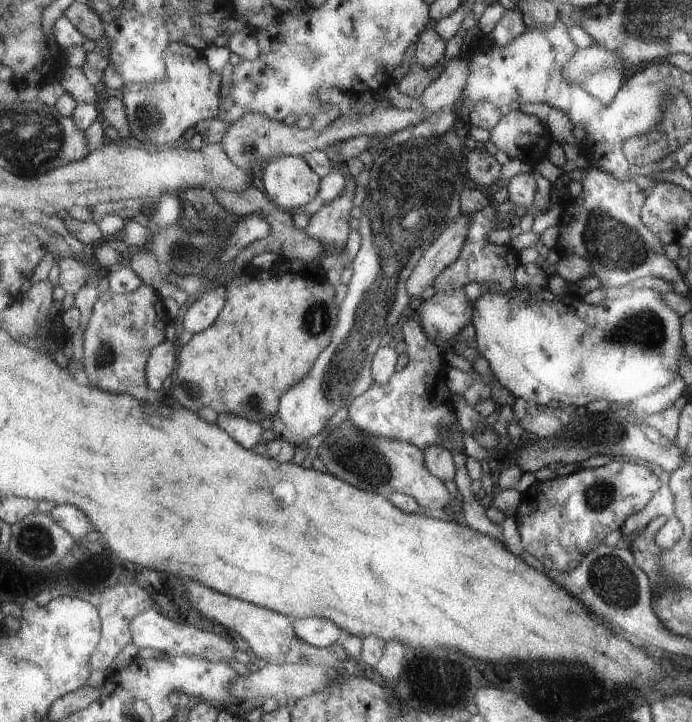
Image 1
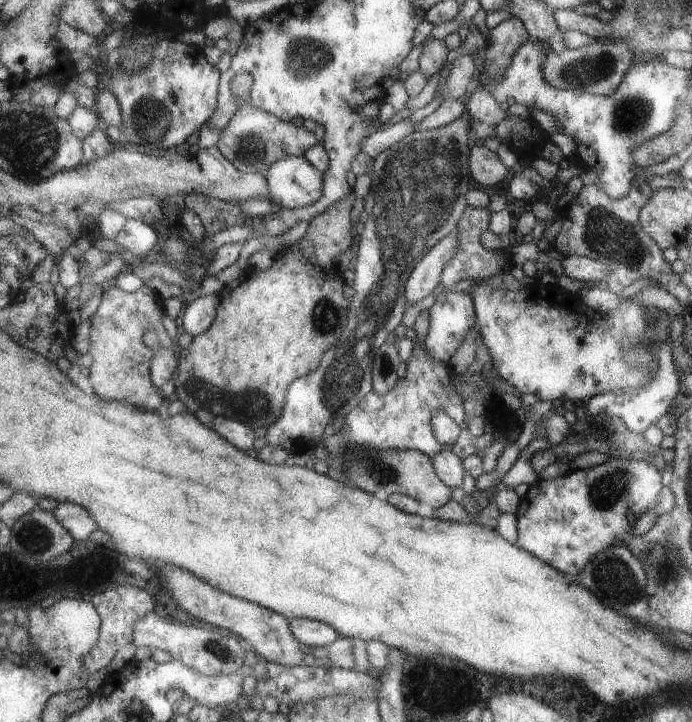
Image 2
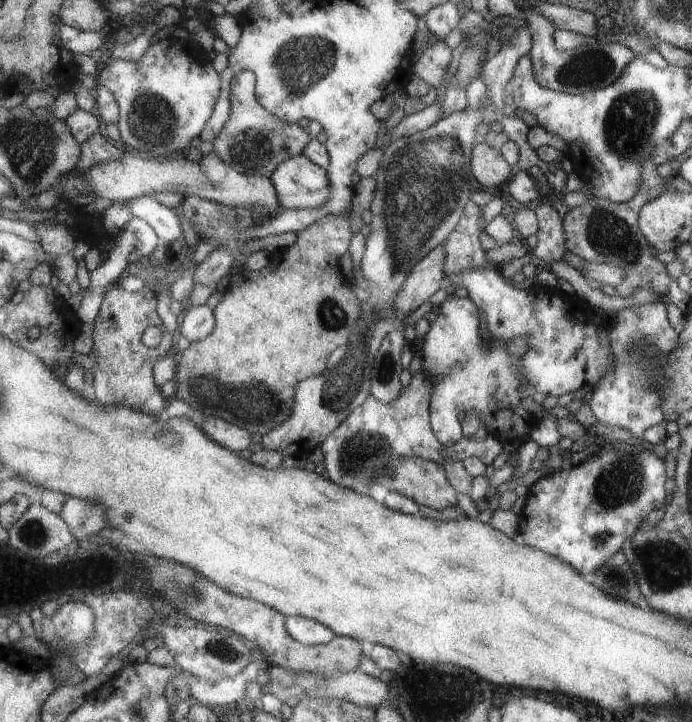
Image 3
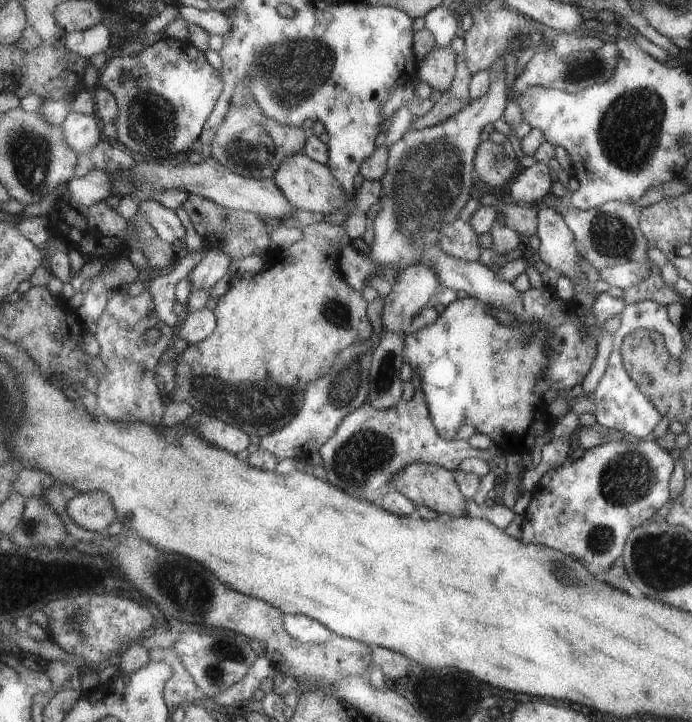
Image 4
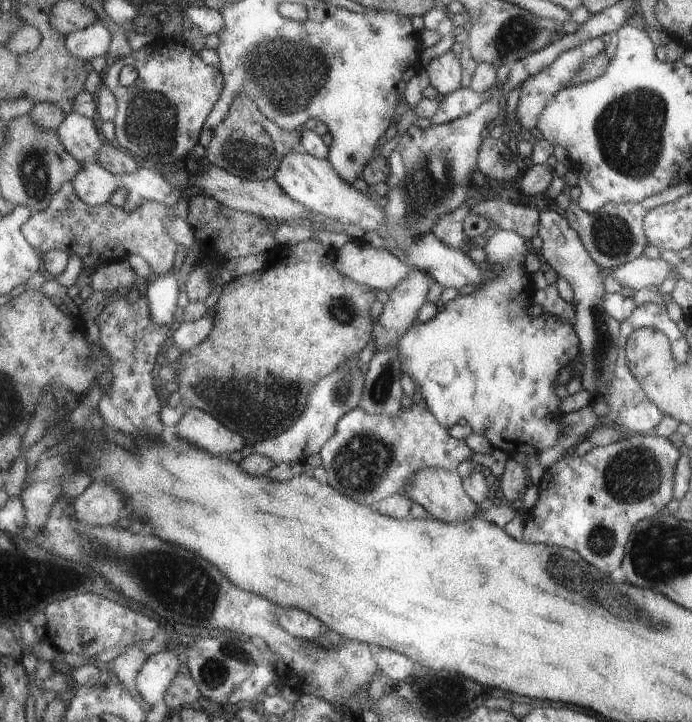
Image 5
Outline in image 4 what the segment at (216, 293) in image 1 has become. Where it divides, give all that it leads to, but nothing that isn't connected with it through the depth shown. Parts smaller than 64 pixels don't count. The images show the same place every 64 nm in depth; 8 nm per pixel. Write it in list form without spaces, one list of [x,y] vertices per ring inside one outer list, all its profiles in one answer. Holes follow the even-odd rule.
[[[205,306],[199,312],[187,314],[187,320],[183,322],[183,326],[179,328],[179,336],[181,340],[185,340],[187,346],[195,346],[201,344],[203,340],[207,340],[213,330],[215,330],[215,312],[213,306]]]

